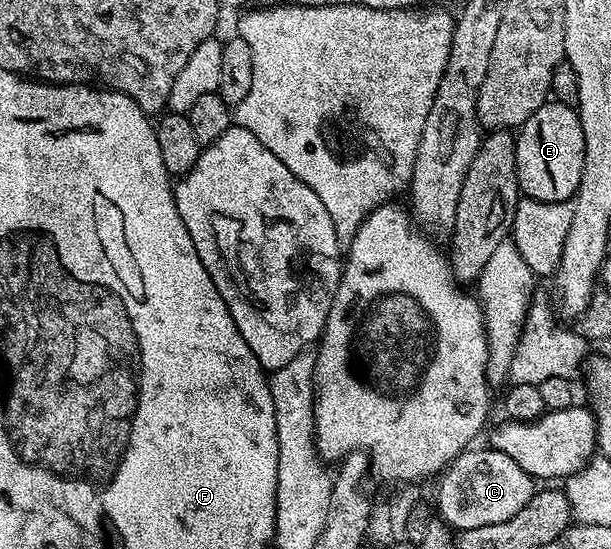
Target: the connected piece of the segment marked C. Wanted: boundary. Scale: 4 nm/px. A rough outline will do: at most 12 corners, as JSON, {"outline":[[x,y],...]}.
{"outline":[[491,446],[465,448],[434,508],[460,532],[514,518],[538,490]]}

